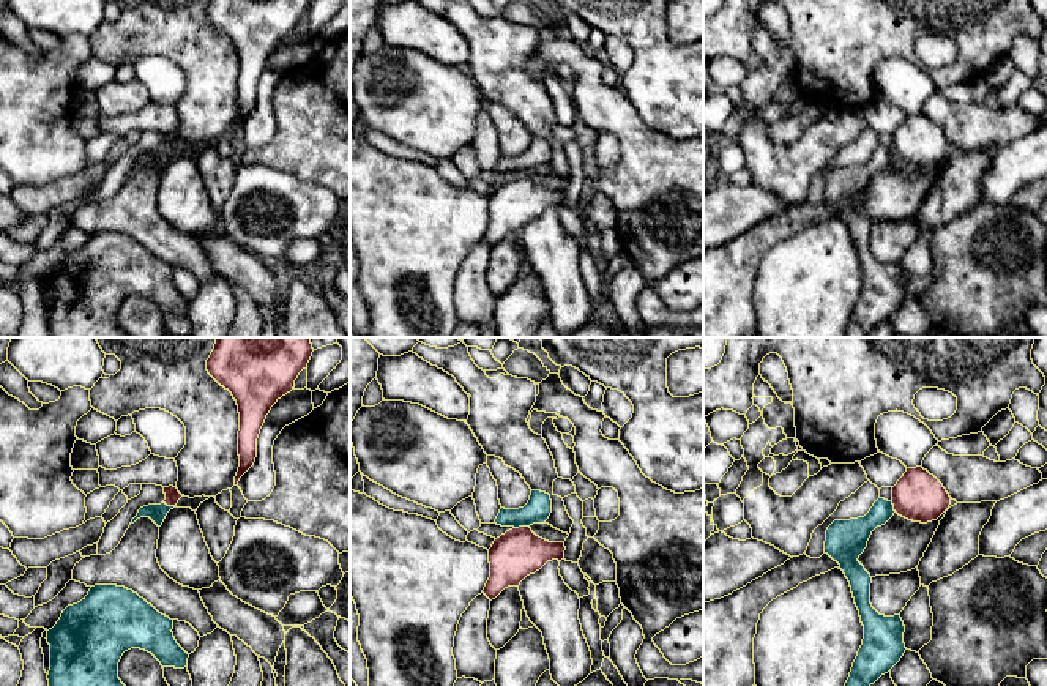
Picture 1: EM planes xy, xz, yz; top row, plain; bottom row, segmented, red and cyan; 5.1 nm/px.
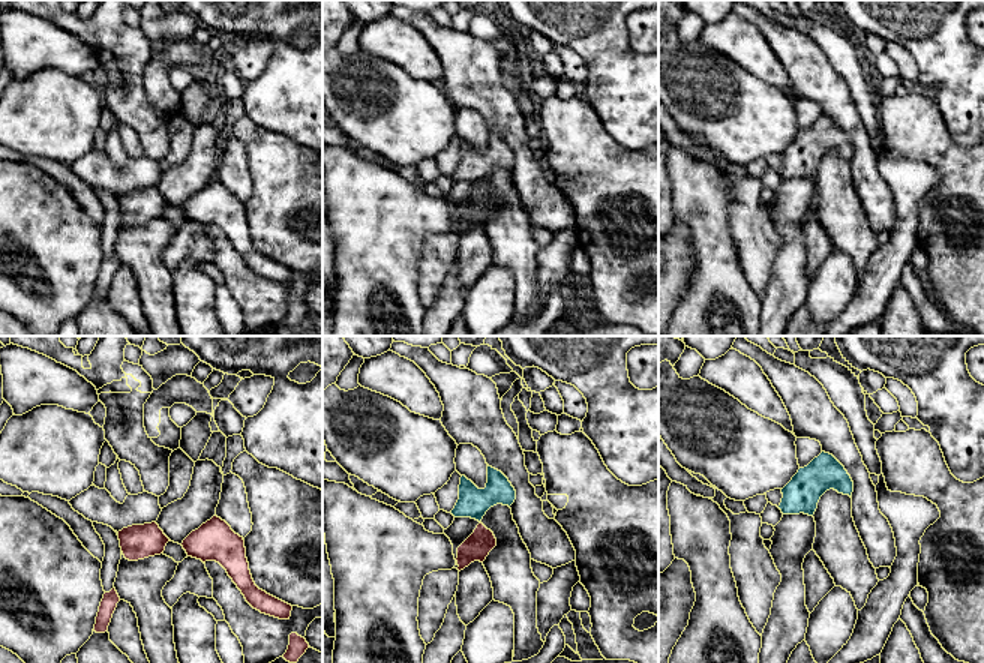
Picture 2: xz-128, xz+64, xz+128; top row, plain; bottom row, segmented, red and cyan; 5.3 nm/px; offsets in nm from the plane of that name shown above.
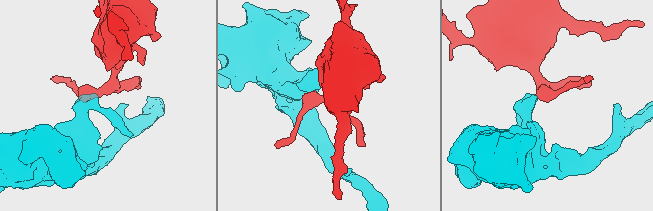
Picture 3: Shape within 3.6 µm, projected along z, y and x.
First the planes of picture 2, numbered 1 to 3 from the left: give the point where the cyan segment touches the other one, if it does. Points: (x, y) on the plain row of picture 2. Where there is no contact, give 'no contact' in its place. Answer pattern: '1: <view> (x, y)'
1: no contact
2: no contact
3: no contact

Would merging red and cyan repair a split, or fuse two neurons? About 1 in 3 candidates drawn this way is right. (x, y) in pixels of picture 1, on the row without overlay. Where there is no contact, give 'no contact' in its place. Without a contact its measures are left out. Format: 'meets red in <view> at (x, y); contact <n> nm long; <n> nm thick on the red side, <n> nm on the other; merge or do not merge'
meets red in xz at (521, 174); contact 80 nm long; 240 nm thick on the red side, 130 nm on the other; do not merge

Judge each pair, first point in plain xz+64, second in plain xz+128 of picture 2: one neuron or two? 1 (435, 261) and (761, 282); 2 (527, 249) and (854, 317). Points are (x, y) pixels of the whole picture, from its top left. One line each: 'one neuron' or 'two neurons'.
1: one neuron
2: two neurons

